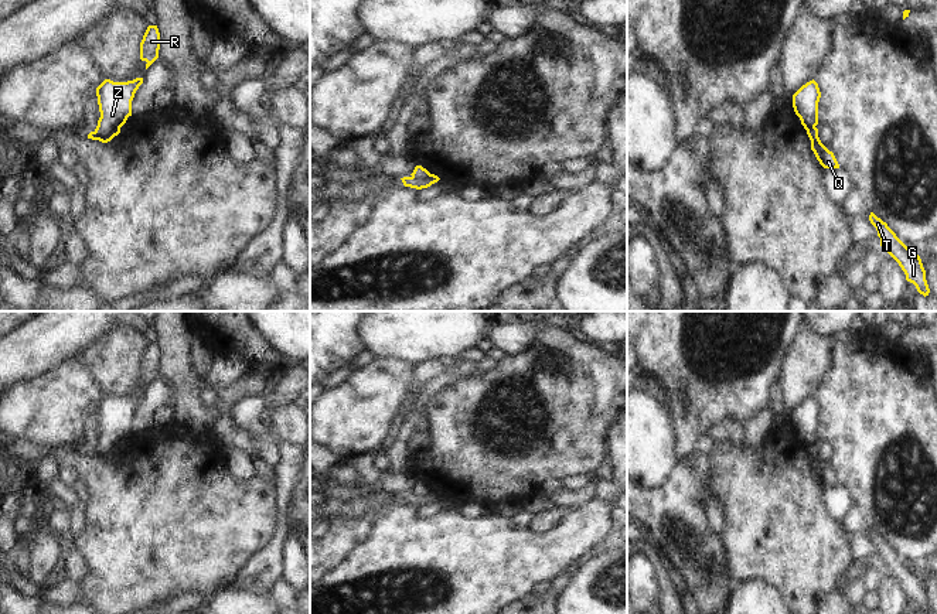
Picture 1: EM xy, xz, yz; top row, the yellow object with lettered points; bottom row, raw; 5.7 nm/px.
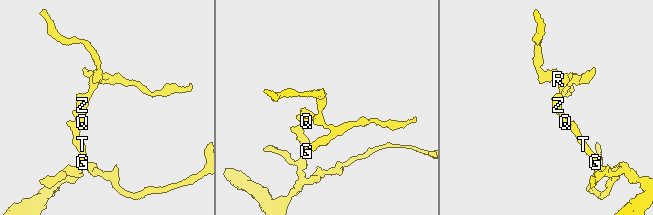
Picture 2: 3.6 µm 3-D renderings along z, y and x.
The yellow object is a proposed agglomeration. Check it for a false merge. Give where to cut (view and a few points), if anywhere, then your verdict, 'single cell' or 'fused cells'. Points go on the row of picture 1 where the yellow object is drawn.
cut xy (119, 128), (104, 136), (98, 136), (94, 132); fused cells

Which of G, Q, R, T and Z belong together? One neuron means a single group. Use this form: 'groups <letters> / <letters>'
groups G Q T / R Z

